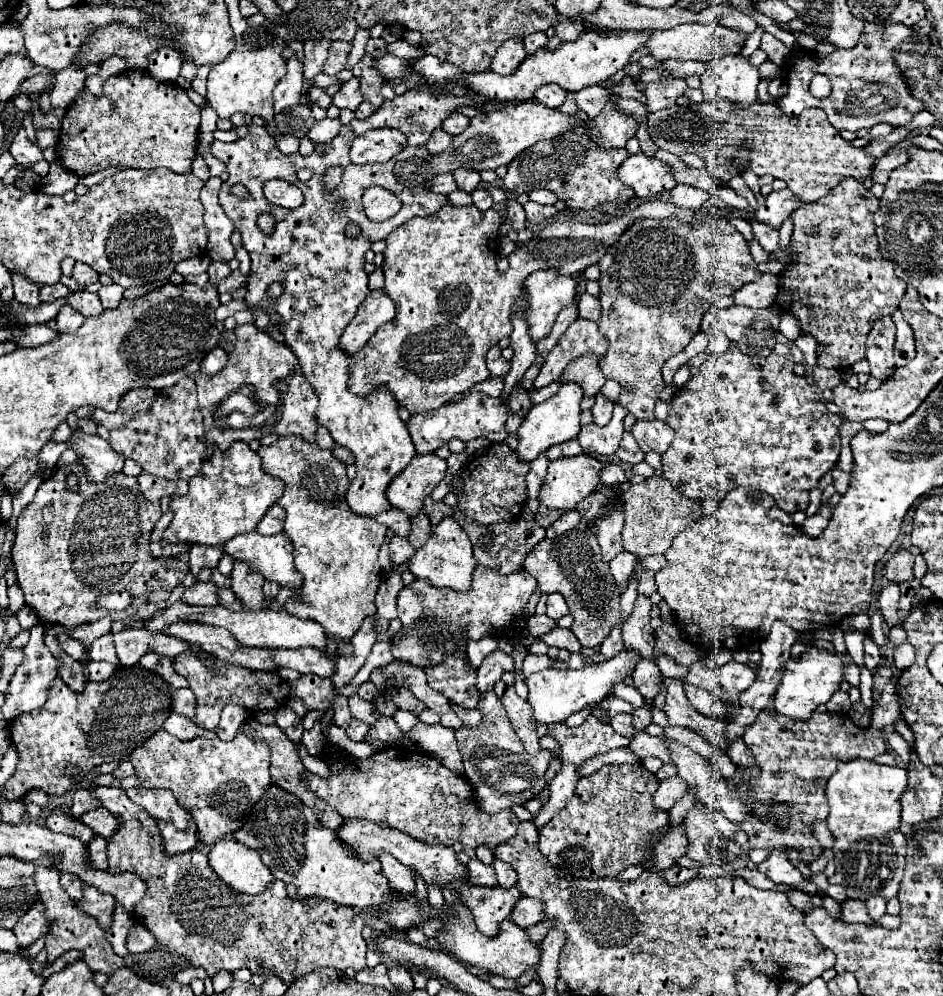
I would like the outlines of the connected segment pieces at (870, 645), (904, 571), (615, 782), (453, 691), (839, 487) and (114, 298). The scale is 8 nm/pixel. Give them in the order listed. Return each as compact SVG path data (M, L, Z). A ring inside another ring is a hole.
M870 636L864 638L864 658L866 658L866 666L868 668L880 666L880 648Z
M898 548L896 552L892 552L892 556L888 558L882 574L886 580L890 582L906 582L912 580L912 564L914 564L914 556L906 550L906 548Z
M610 764L580 778L574 798L540 828L540 852L572 876L616 878L628 866L644 864L658 834L668 826L668 812L652 804L654 788L656 776L642 764Z
M456 648L444 658L444 664L422 668L430 688L448 688L448 698L462 708L476 708L480 690L476 688L476 670L468 662L464 648Z
M832 468L832 476L834 476L834 488L836 488L836 492L838 492L840 496L846 494L848 484L850 484L850 474L846 474L846 472L838 470L838 468Z
M110 284L110 286L102 286L100 290L98 290L98 296L100 296L100 300L102 300L102 306L104 308L116 308L120 302L122 302L122 292L124 292L124 288L120 286L120 284Z

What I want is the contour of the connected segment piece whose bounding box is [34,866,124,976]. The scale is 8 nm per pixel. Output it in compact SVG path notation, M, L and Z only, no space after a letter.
M38 866L34 872L34 882L36 882L38 894L40 894L40 902L44 904L44 914L50 916L48 918L50 930L44 936L44 940L46 940L44 950L48 952L48 962L54 962L62 952L76 948L76 950L84 952L84 962L88 964L88 968L92 972L102 972L102 974L110 976L116 970L124 968L124 958L114 954L110 942L106 940L104 928L100 928L100 924L92 916L86 916L82 910L76 908L76 904L66 896L66 892L62 892L62 886L58 880L60 880L60 872L56 868Z

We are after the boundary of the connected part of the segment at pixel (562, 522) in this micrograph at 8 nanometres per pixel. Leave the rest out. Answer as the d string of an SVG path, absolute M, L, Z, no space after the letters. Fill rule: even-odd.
M566 510L566 512L560 514L560 518L550 528L546 528L546 536L556 538L556 536L564 534L566 530L574 528L578 524L578 520L580 520L580 514L576 510Z

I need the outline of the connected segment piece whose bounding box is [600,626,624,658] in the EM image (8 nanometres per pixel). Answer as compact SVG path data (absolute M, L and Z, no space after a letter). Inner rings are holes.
M616 626L616 628L610 632L610 636L602 642L600 654L602 654L604 658L612 658L612 656L616 656L616 652L620 652L622 646L624 646L624 644L622 644L622 636L620 636L620 626Z

